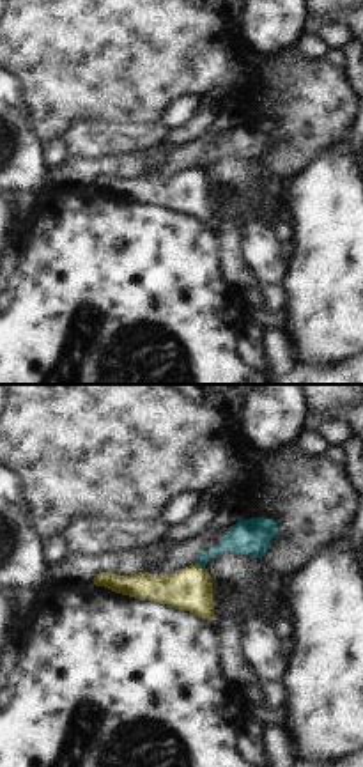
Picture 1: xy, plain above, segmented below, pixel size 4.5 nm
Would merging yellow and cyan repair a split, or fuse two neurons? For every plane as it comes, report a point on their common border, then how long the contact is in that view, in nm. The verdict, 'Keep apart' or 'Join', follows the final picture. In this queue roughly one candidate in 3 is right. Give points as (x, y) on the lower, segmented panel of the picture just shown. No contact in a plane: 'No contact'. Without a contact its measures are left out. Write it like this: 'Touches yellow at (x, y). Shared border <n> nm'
Touches yellow at (199, 565). Shared border 50 nm.

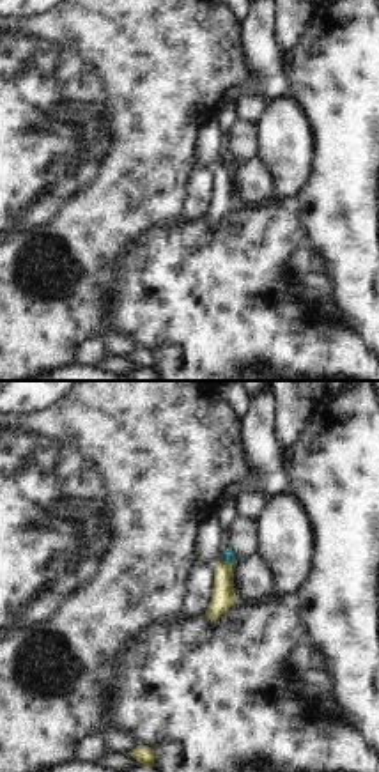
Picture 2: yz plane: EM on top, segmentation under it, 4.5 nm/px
Touches yellow at (224, 562). Shared border 60 nm.

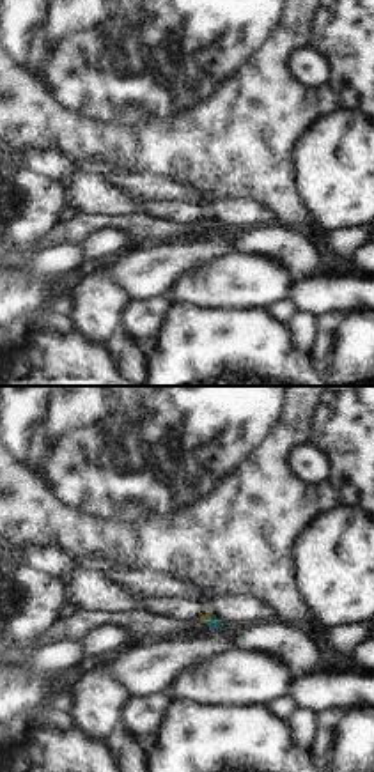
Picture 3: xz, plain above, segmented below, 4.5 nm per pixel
Touches yellow at (208, 617). Shared border 50 nm.

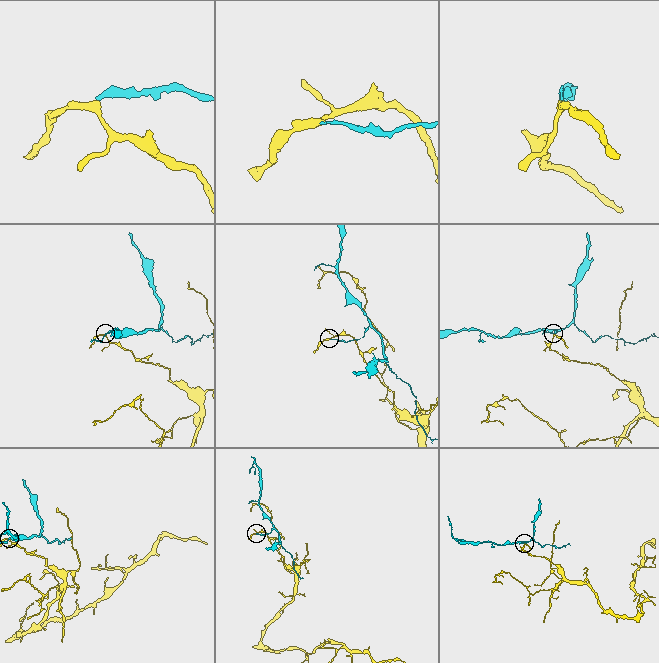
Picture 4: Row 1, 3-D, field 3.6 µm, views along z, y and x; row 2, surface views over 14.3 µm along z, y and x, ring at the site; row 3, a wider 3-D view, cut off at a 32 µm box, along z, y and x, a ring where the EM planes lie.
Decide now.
Keep apart.

